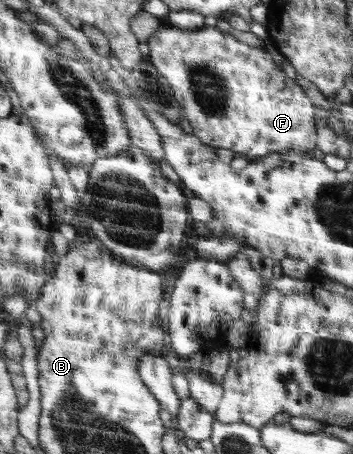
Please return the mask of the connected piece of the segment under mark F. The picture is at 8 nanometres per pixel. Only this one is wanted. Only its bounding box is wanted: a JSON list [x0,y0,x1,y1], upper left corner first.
[145,25,317,162]

